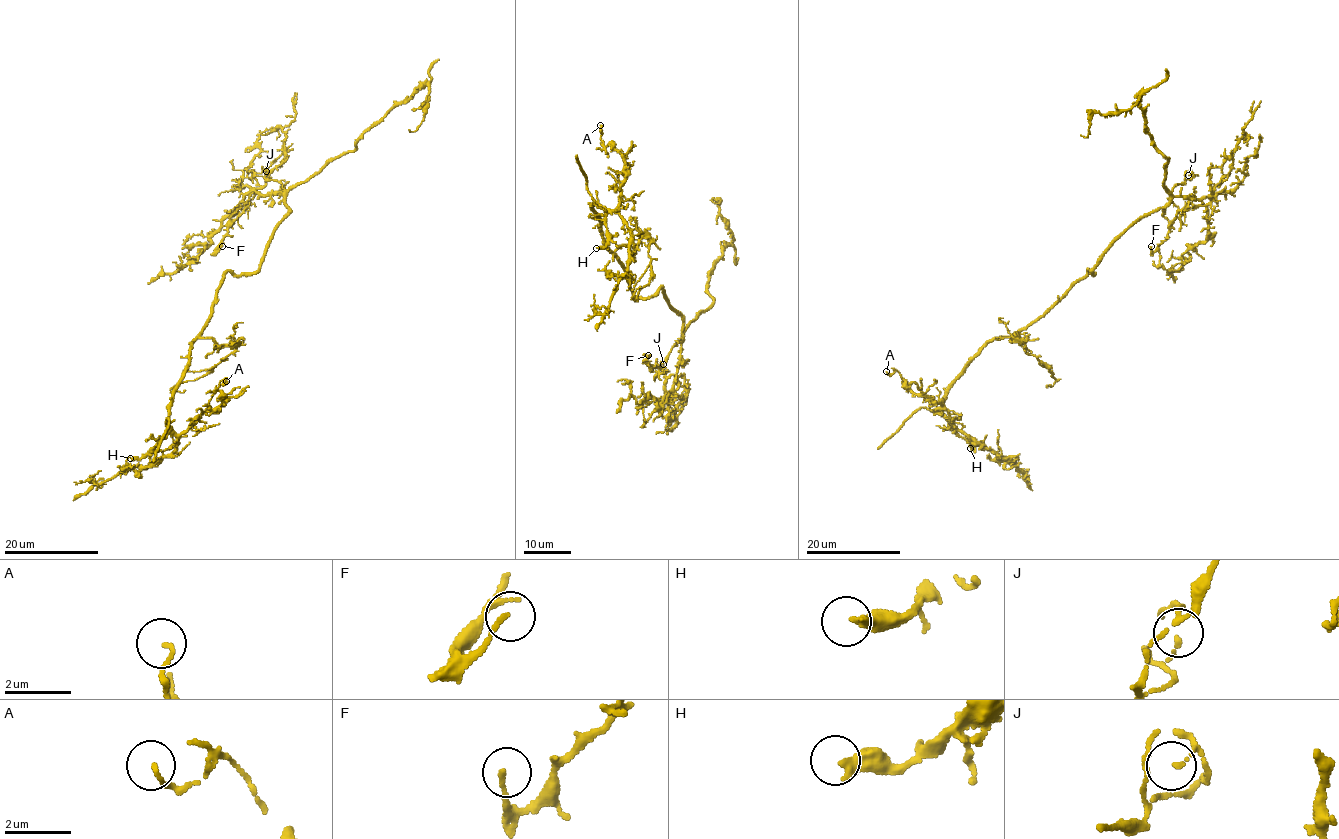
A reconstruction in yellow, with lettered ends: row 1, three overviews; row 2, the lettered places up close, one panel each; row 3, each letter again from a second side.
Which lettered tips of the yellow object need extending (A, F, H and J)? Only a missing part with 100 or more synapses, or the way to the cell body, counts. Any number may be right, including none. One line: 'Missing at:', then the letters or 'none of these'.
Missing at: none of these

